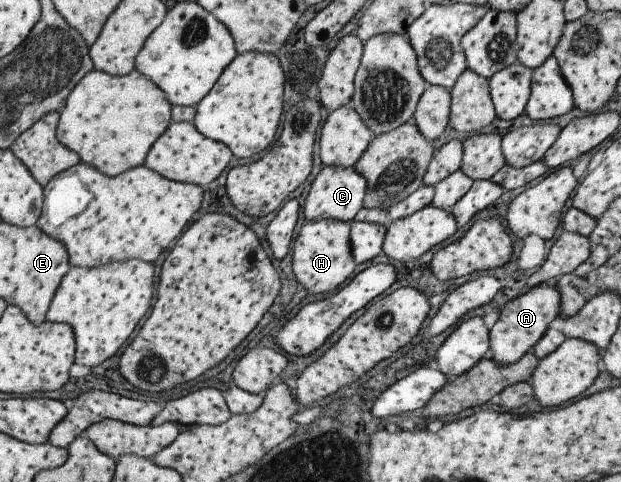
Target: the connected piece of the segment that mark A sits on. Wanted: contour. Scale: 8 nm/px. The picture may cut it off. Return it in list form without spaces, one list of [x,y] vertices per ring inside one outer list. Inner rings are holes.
[[[548,282],[540,283],[521,296],[509,300],[500,312],[500,318],[490,329],[490,348],[498,364],[512,364],[521,359],[543,337],[549,322],[561,316],[560,291]]]

